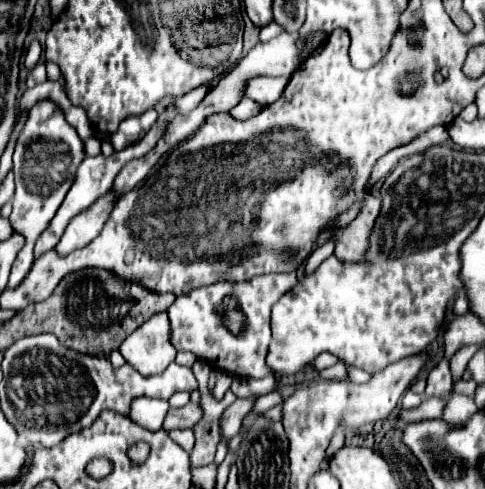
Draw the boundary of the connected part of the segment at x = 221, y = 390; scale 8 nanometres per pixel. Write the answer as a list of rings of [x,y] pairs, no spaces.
[[[218,371],[218,381],[216,381],[216,387],[214,387],[214,395],[222,397],[230,389],[230,383],[232,383],[232,377],[226,371]]]

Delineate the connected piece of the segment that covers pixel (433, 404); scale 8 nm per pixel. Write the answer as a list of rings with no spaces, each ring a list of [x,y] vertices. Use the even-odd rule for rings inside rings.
[[[432,396],[425,399],[419,407],[411,410],[401,409],[398,415],[398,424],[399,426],[404,426],[424,419],[440,418],[446,404],[445,400]]]

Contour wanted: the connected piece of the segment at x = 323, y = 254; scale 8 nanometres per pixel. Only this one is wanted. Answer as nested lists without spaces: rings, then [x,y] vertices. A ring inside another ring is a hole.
[[[331,239],[323,246],[317,247],[306,259],[305,274],[311,274],[329,256],[333,254],[335,240]]]

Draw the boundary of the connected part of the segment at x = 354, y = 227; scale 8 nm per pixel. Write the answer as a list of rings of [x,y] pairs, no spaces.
[[[368,197],[368,201],[364,201],[366,205],[362,207],[362,213],[346,227],[336,231],[336,251],[334,255],[344,261],[344,263],[354,263],[354,261],[362,261],[366,251],[368,251],[368,237],[372,233],[372,225],[381,211],[381,199],[372,199]]]

